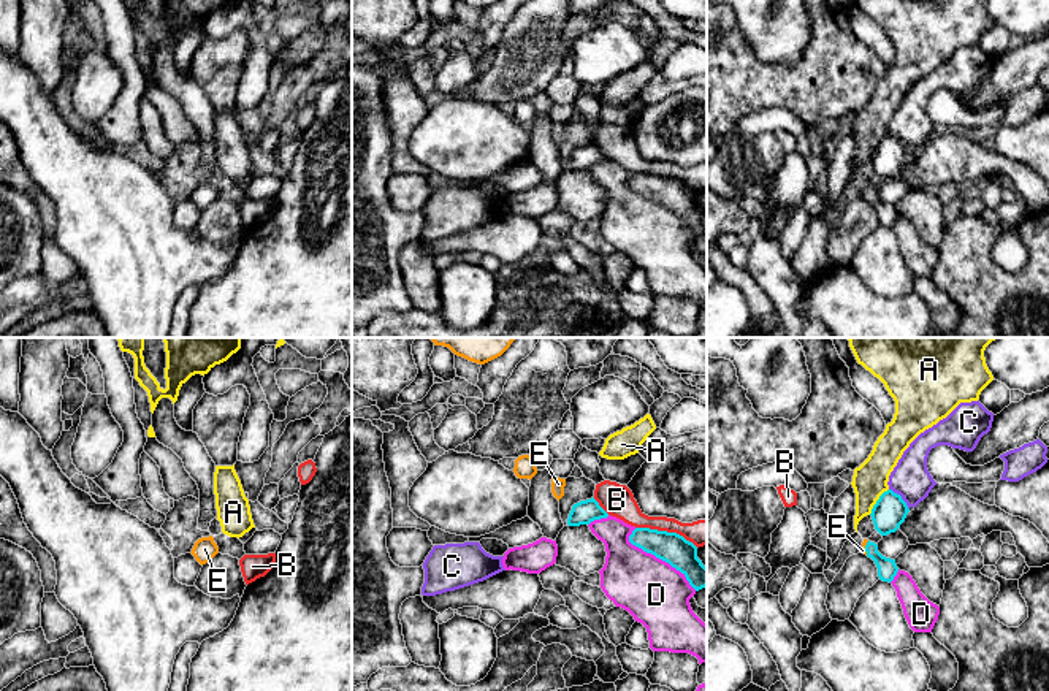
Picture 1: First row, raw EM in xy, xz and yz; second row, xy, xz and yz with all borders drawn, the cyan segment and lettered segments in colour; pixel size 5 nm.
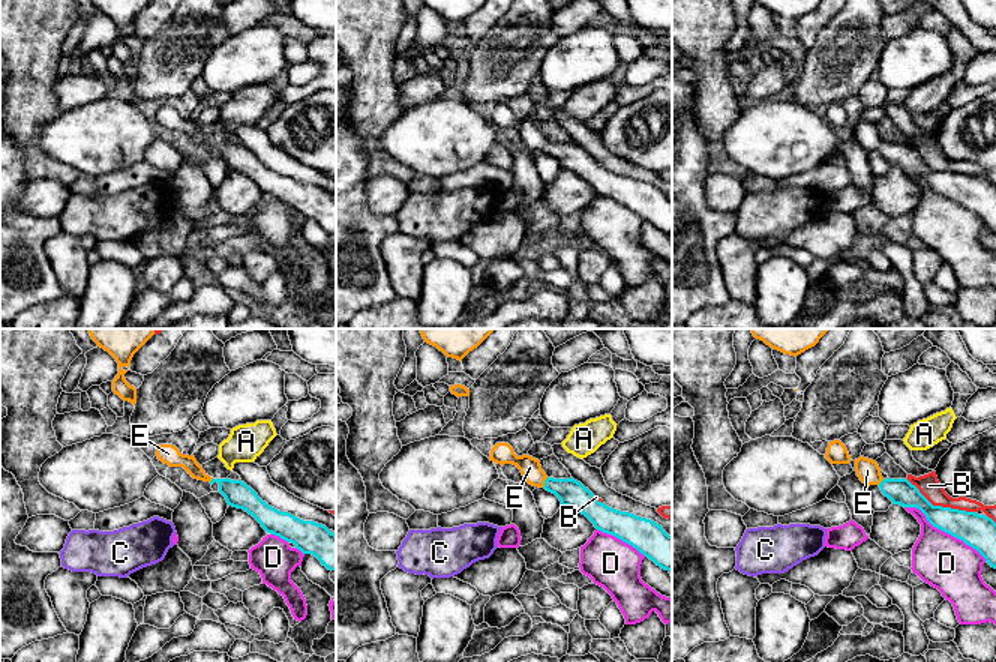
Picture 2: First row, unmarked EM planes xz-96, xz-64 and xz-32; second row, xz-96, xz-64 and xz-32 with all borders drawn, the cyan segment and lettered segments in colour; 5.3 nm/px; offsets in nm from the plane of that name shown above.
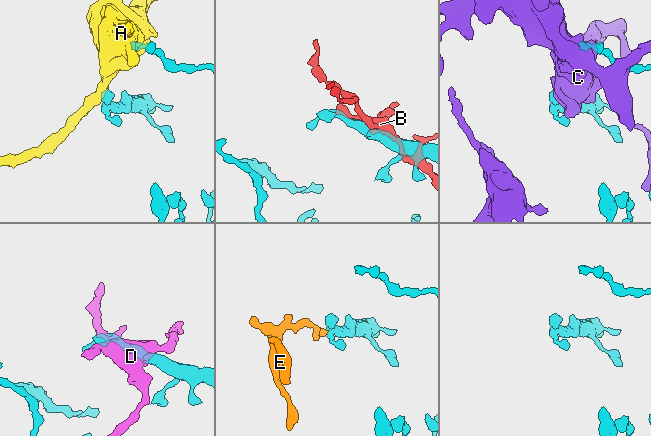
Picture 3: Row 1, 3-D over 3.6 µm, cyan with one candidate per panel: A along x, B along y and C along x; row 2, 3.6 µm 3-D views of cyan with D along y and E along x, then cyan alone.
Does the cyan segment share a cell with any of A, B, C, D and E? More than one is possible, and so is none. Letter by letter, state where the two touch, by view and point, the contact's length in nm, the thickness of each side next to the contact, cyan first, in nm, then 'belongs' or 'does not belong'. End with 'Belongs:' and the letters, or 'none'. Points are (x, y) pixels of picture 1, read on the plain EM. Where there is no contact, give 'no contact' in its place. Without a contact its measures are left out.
A: contact yz (877, 146); length 170 nm; calibres 170 and 180 nm; does not belong
B: contact xz (666, 176); length 340 nm; calibres 160 and 130 nm; does not belong
C: contact yz (900, 143); length 150 nm; calibres 170 and 200 nm; does not belong
D: contact xz (659, 203); length 440 nm; calibres 160 and 320 nm; does not belong
E: contact yz (865, 192); length 70 nm; calibres 100 and 30 nm; belongs
Belongs: E

